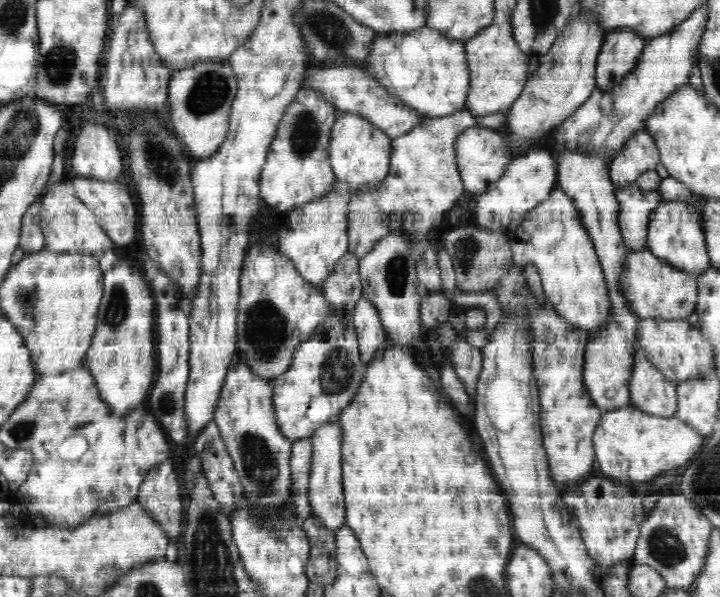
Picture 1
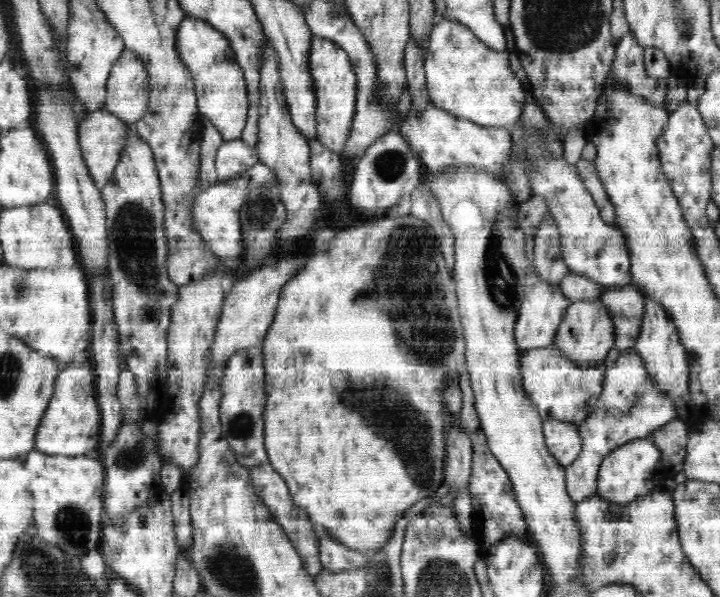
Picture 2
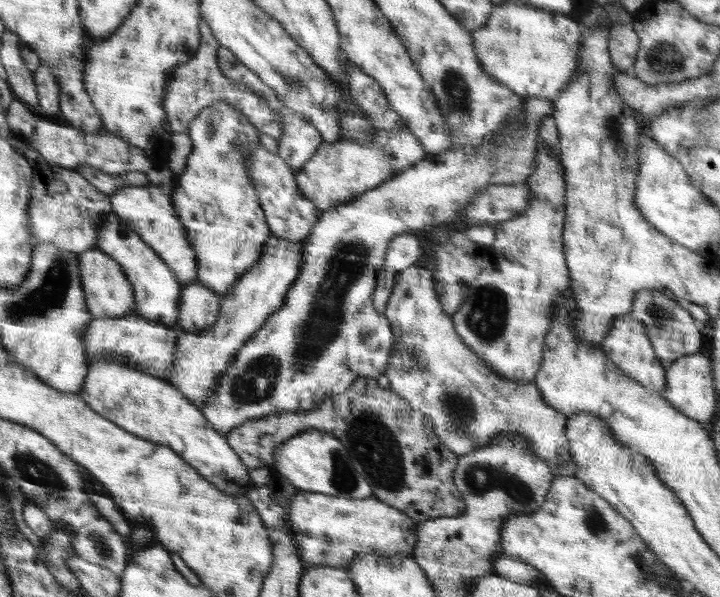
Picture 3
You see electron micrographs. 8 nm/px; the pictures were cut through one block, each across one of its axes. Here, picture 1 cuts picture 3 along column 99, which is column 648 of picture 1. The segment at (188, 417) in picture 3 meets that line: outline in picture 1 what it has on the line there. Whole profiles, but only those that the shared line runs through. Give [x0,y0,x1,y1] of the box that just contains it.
[629,345,677,418]

